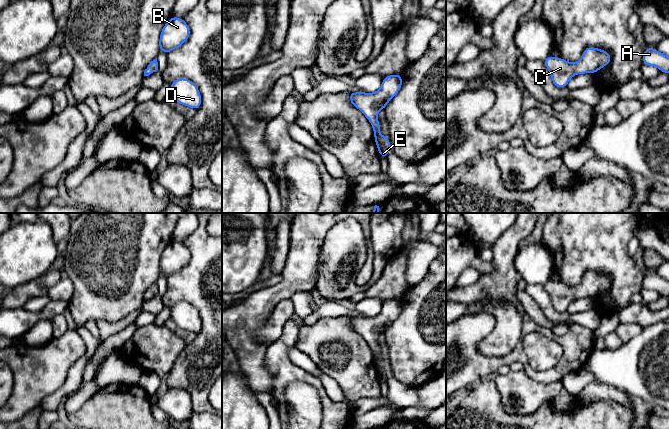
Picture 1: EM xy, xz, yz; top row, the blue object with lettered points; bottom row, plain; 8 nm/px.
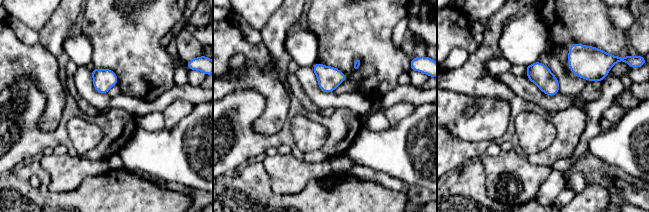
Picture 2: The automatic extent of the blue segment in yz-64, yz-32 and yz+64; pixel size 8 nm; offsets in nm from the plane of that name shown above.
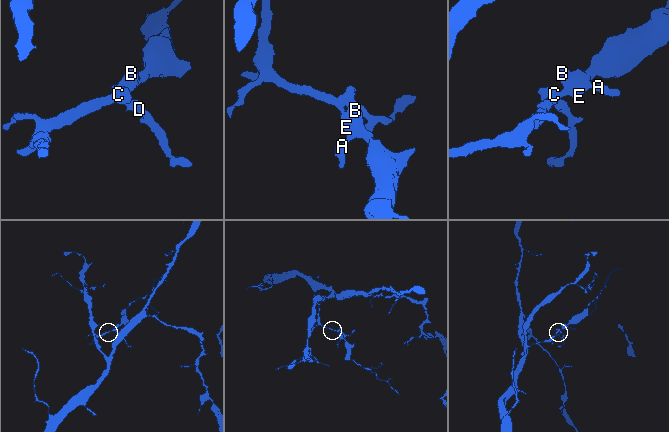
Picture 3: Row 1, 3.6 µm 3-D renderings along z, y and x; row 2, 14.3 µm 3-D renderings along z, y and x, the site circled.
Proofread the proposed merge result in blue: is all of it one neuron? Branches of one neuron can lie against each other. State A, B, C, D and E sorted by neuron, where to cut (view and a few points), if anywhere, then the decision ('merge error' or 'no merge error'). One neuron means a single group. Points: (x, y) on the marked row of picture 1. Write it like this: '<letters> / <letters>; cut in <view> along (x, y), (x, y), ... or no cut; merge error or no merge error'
A B C D E; no cut; no merge error

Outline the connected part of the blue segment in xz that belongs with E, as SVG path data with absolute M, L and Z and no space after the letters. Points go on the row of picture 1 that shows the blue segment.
M388 75L382 79L381 87L375 93L352 92L350 103L359 109L365 117L371 122L374 132L374 139L380 154L380 157L387 158L388 148L392 149L388 136L382 136L379 133L381 128L379 120L376 118L381 109L385 109L388 102L400 91L402 87L402 75Z

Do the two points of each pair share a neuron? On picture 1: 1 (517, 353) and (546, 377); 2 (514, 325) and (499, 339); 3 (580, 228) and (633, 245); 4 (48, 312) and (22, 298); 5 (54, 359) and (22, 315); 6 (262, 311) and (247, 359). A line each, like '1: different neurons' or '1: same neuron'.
1: same neuron
2: same neuron
3: different neurons
4: different neurons
5: different neurons
6: same neuron

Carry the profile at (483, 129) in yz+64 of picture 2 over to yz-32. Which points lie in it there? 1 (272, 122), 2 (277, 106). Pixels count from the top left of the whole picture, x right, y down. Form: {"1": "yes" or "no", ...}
{"1": "yes", "2": "yes"}

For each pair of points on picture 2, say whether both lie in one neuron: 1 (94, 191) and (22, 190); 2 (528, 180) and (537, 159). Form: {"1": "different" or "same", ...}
{"1": "same", "2": "different"}

